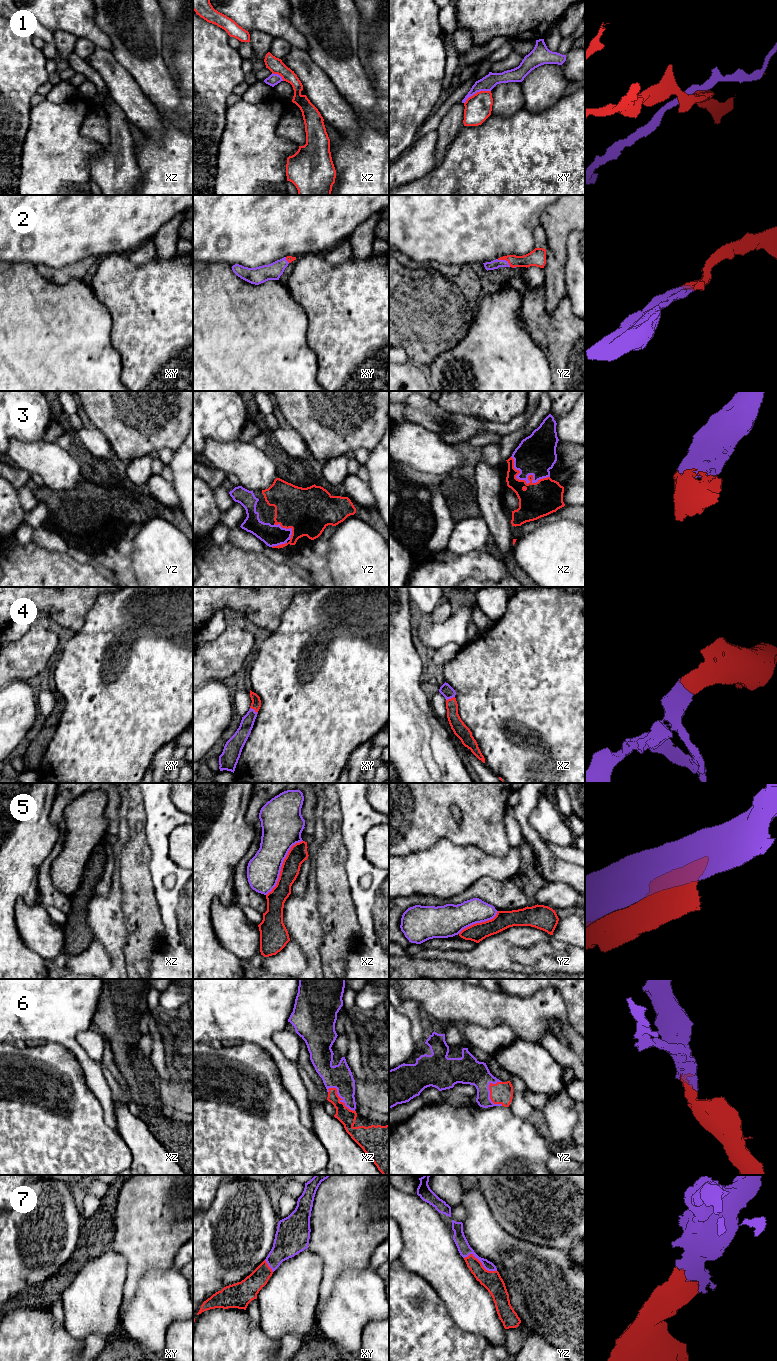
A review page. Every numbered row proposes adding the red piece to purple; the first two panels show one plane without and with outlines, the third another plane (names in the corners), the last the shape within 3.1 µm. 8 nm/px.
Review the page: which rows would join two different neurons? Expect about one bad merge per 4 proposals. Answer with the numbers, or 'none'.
1, 5

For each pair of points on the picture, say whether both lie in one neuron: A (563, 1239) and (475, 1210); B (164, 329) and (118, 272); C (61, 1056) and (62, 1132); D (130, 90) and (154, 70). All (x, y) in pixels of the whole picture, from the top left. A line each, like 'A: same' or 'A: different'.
A: different
B: same
C: same
D: different

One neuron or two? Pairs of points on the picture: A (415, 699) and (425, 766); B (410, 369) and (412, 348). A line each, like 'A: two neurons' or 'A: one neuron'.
A: one neuron
B: two neurons

